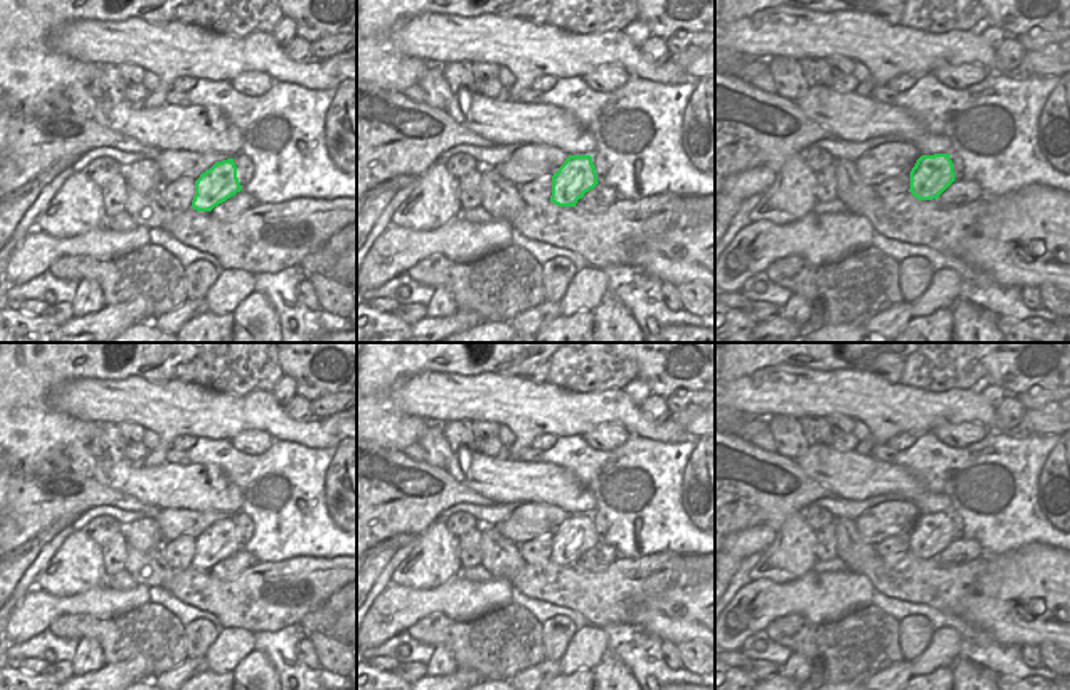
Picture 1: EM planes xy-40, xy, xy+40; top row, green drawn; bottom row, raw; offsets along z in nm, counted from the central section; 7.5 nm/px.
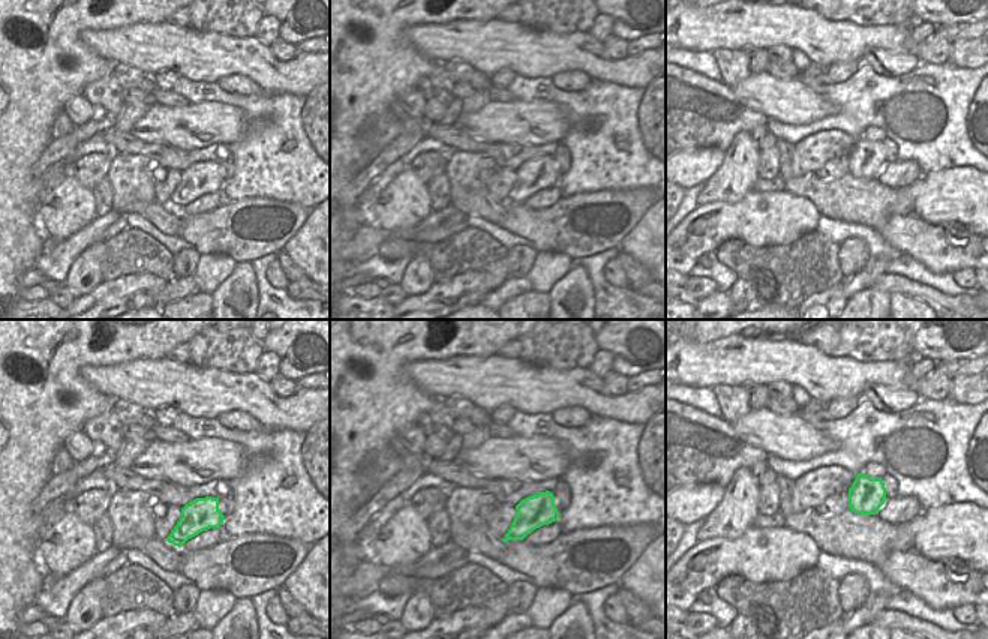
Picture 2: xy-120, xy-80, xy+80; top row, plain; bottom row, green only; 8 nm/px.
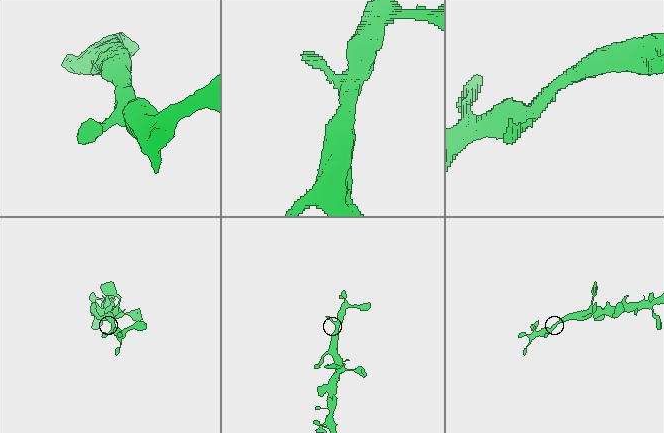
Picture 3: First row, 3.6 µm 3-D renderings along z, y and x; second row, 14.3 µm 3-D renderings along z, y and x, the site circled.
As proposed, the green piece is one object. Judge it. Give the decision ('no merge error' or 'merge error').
no merge error

